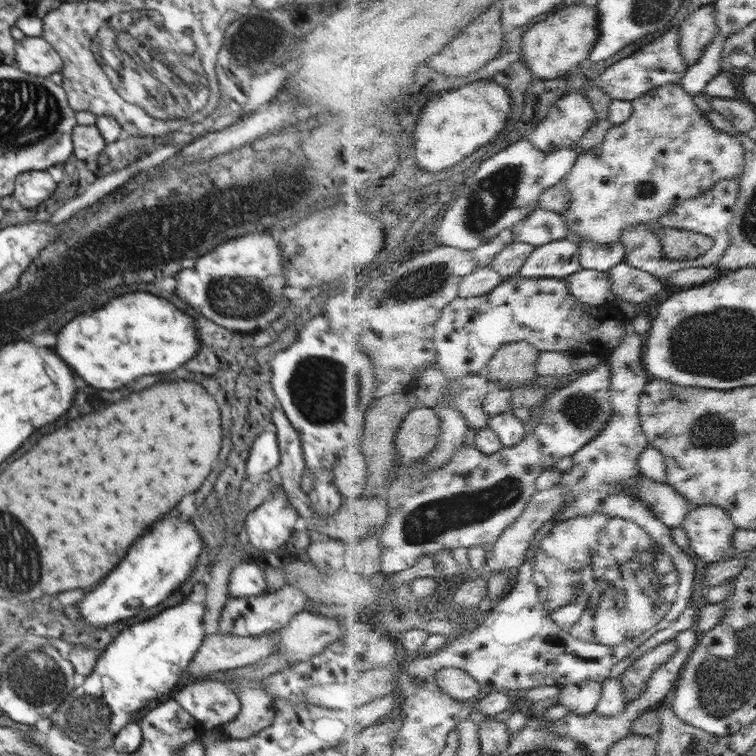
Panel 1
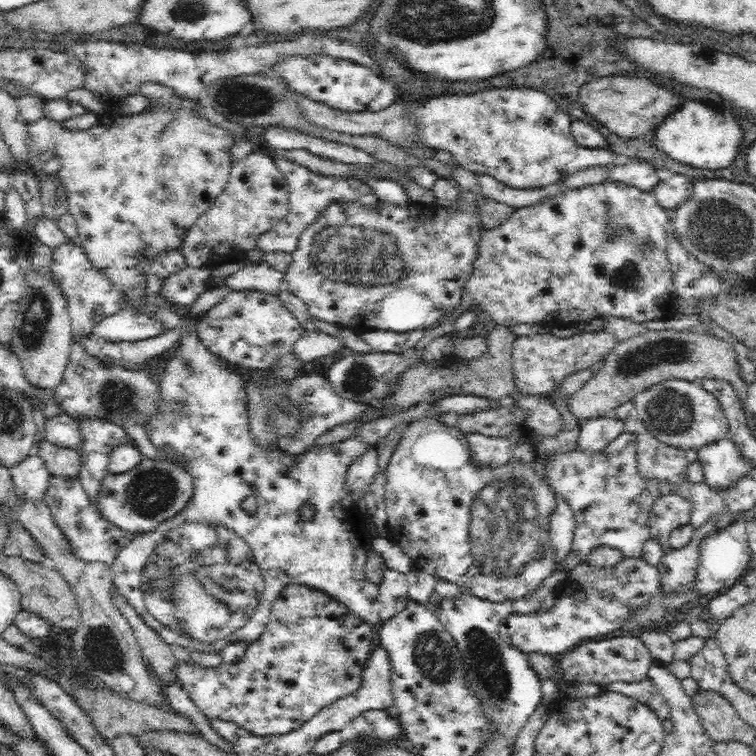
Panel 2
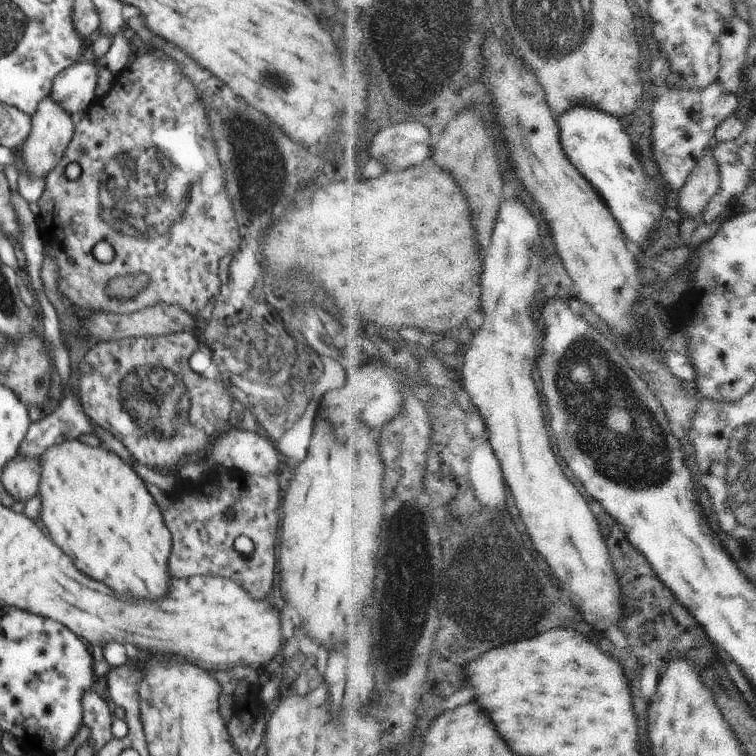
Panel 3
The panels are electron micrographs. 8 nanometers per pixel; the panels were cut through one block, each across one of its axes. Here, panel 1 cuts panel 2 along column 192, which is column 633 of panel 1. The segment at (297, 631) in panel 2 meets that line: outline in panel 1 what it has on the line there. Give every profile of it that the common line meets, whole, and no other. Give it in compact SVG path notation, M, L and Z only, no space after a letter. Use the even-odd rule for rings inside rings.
M675 639L660 644L658 648L654 648L633 664L622 678L628 704L642 698L656 671L662 670L662 667L668 664L674 655L678 654L678 651L680 651L680 646Z

